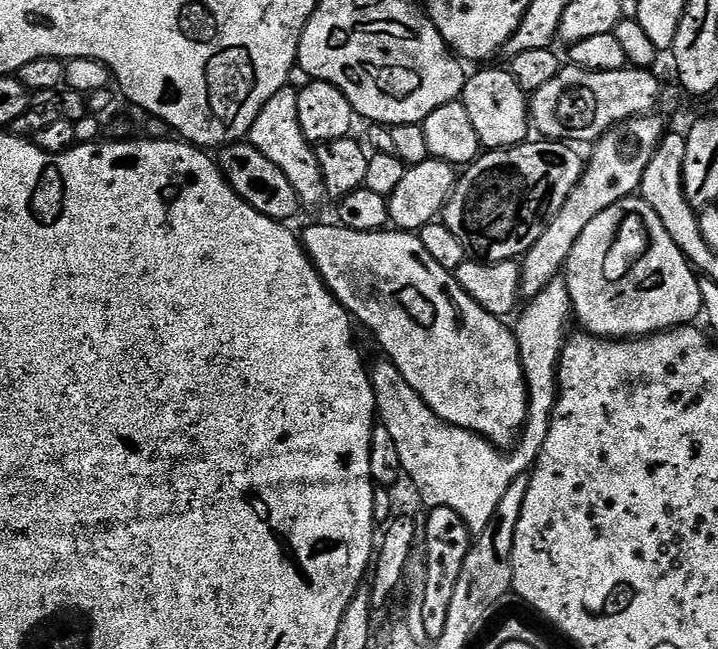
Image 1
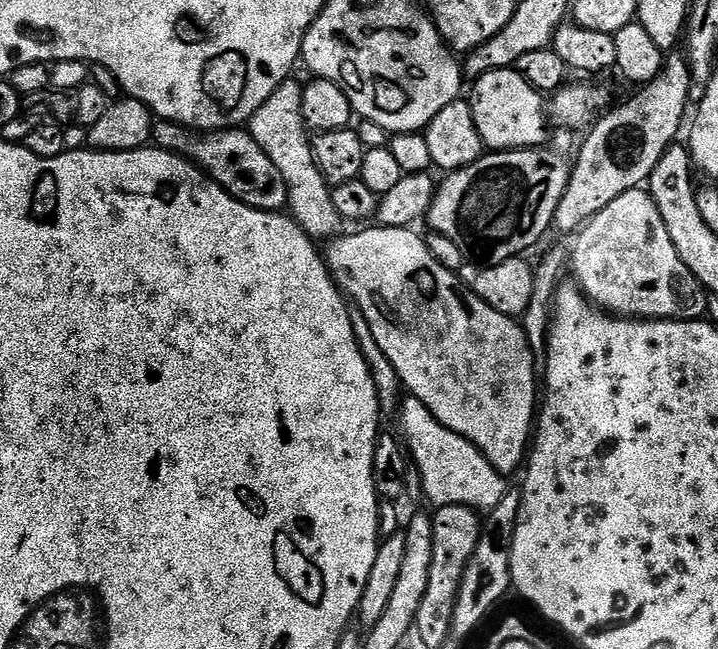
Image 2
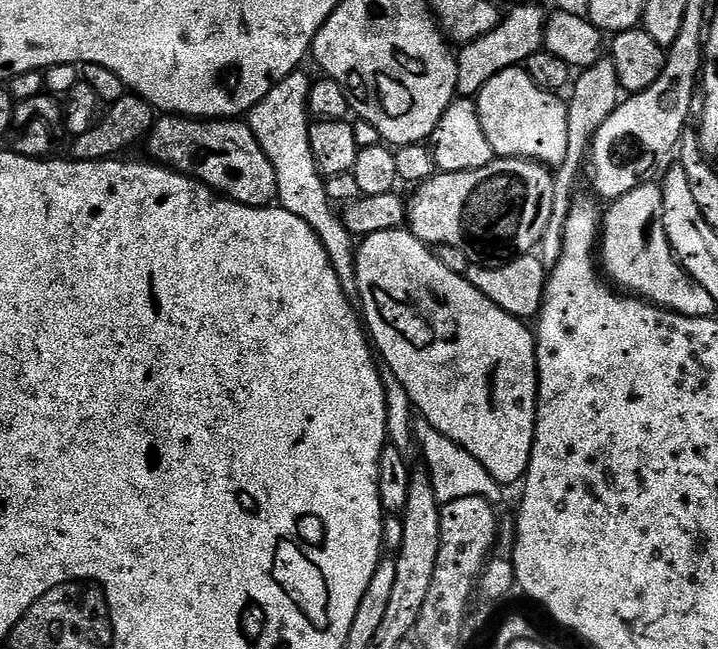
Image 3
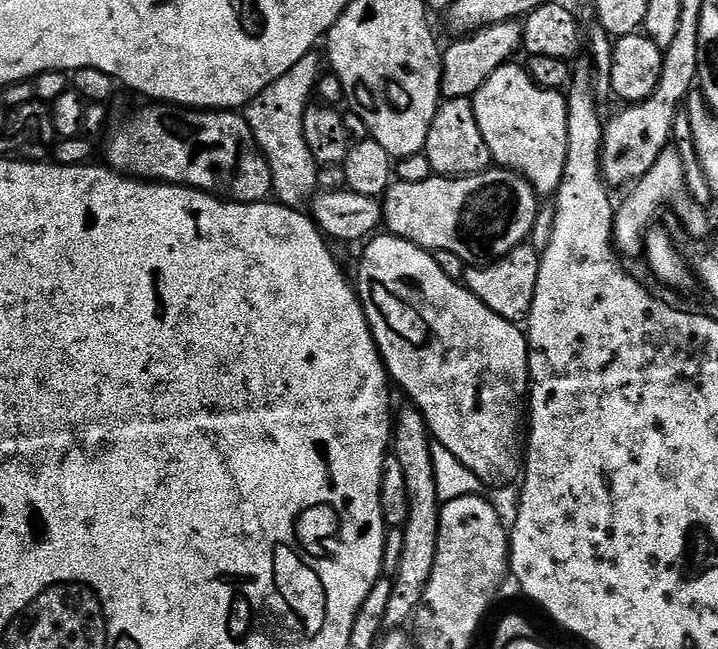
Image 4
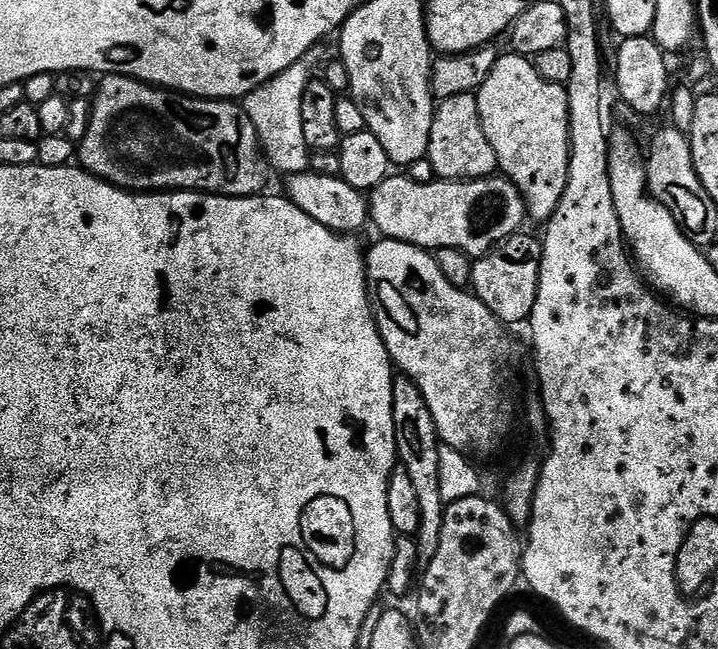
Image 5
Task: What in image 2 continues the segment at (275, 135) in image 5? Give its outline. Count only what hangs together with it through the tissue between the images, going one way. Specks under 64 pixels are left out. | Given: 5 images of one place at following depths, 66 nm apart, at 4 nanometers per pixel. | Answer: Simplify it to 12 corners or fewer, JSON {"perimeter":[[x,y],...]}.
{"perimeter":[[295,69],[250,121],[286,182],[287,211],[317,242],[346,225],[314,162]]}

